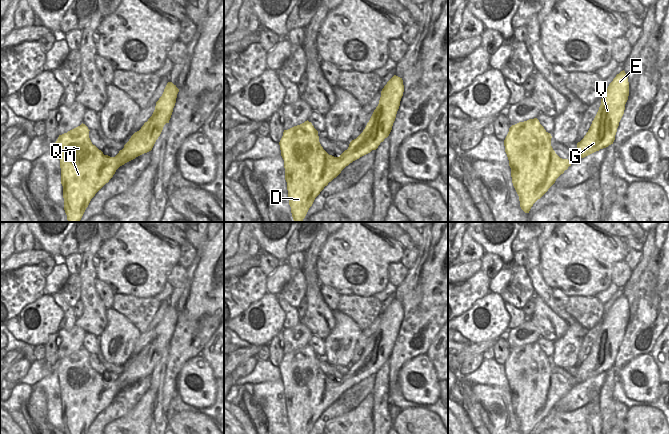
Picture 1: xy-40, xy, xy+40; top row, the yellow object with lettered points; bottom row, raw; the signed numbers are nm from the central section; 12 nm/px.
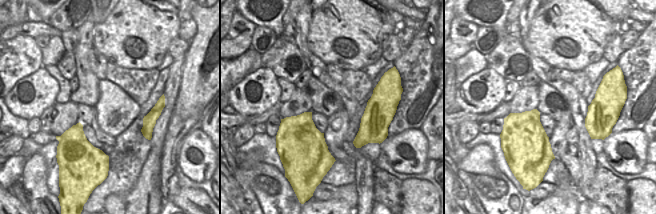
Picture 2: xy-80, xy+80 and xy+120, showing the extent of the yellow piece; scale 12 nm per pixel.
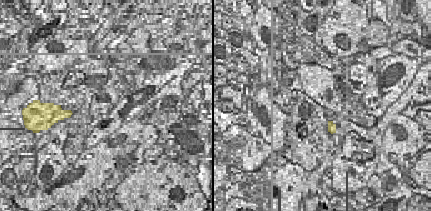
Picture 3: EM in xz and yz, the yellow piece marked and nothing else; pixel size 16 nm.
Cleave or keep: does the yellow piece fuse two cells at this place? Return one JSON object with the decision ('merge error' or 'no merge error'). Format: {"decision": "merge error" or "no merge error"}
{"decision": "no merge error"}

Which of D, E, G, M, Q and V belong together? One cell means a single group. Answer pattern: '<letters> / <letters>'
D E G M Q V

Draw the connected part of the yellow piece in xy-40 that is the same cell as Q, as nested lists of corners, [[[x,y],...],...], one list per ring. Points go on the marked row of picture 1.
[[[168,82],[162,96],[156,102],[152,116],[135,132],[124,148],[115,157],[104,155],[89,138],[89,129],[85,124],[59,135],[54,143],[59,154],[61,168],[61,184],[63,186],[64,210],[68,222],[80,222],[86,208],[95,194],[113,177],[116,170],[125,163],[152,150],[160,136],[163,127],[169,123],[176,103],[179,89],[172,82]]]

